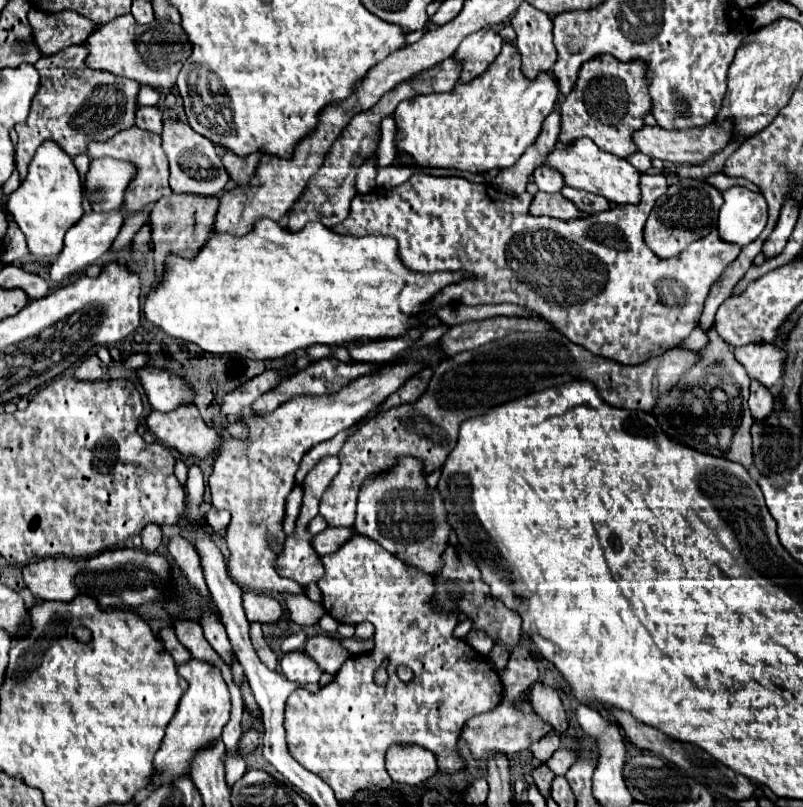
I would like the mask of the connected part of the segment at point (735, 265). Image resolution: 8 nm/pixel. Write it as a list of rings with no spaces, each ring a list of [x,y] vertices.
[[[761,233],[758,240],[754,240],[752,244],[744,246],[742,252],[740,252],[740,256],[738,256],[738,258],[722,272],[722,276],[712,284],[710,294],[708,294],[708,298],[706,298],[706,304],[704,304],[702,318],[700,318],[700,328],[702,328],[704,332],[708,332],[708,328],[714,326],[714,314],[716,314],[718,306],[732,294],[736,282],[738,282],[740,278],[744,278],[744,274],[746,274],[748,268],[752,266],[754,256],[760,252],[762,240],[764,242],[766,238],[768,238],[768,236],[764,236],[764,234]]]

